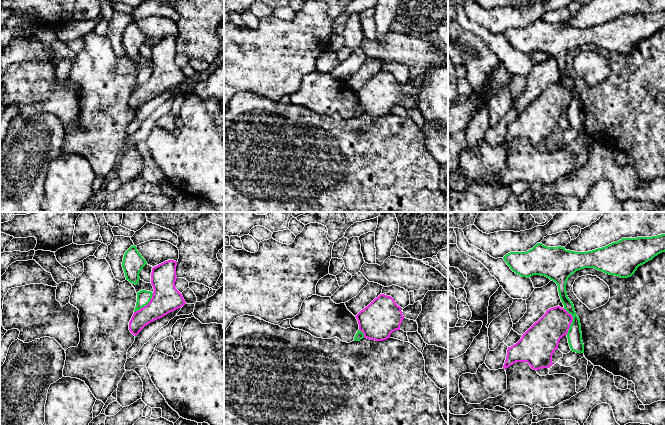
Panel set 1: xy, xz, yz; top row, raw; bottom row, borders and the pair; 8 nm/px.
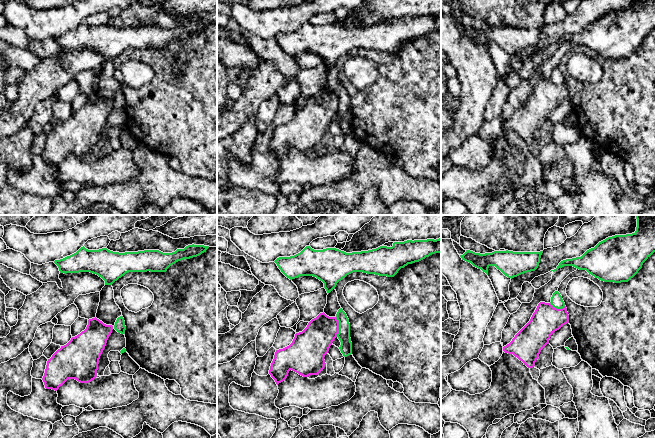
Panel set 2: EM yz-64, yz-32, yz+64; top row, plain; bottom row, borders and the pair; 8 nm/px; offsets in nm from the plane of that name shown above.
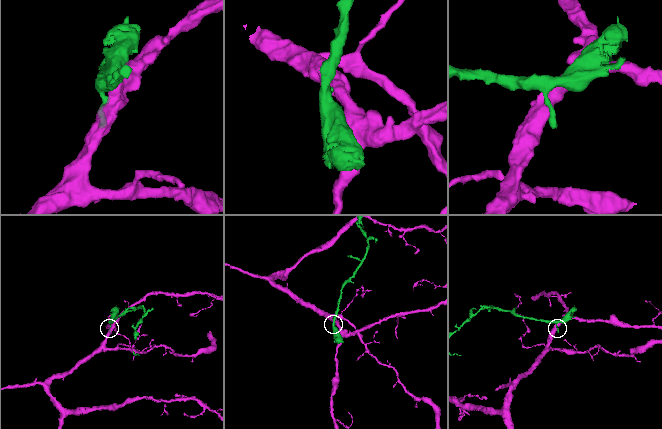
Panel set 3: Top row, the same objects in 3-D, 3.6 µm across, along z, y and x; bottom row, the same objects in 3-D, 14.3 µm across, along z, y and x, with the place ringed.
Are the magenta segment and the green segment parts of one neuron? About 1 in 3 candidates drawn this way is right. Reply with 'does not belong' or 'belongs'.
does not belong

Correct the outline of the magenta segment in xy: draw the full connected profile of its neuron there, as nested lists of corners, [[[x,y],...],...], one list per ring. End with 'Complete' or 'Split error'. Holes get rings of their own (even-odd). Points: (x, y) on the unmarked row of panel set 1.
[[[168,36],[152,44],[152,74],[146,82],[134,88],[129,98],[129,106],[134,112],[149,99],[186,80],[182,70],[175,63],[176,42],[176,37]]]. Complete

